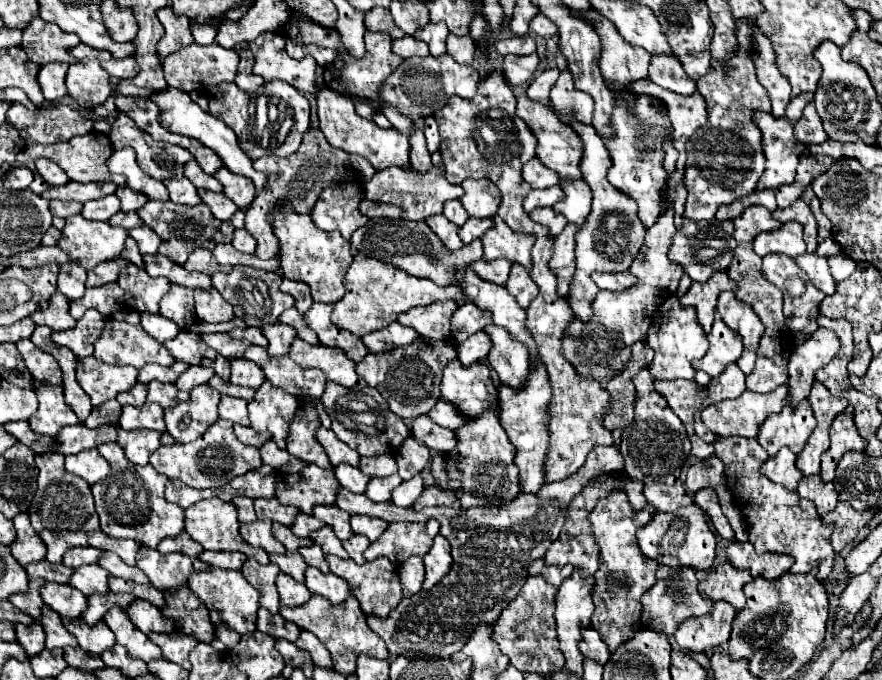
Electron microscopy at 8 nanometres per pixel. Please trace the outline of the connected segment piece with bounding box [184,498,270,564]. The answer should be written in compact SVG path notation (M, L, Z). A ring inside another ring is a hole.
M208 498L208 500L200 500L198 504L194 504L192 508L186 510L186 530L192 532L192 538L196 542L200 542L204 548L208 550L238 550L242 554L246 554L246 558L254 558L260 564L270 564L270 556L266 554L266 550L262 548L254 548L250 544L246 544L238 532L238 518L234 516L234 506L230 502L222 502L218 498Z

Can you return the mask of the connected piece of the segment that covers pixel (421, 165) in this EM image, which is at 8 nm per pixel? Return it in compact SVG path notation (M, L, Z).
M414 130L410 134L410 164L414 166L416 172L424 174L432 168L432 162L430 162L430 152L426 148L426 140L424 140L424 134L422 130Z

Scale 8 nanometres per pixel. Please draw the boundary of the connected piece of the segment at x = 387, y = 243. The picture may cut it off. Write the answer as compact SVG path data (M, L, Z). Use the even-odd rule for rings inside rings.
M378 218L370 220L366 226L358 228L352 238L350 238L352 248L366 256L374 256L382 262L394 264L412 276L420 278L430 278L438 286L450 286L454 280L458 280L458 274L462 274L462 268L472 264L474 260L482 258L482 242L474 240L466 244L460 250L446 250L438 236L428 228L426 222L408 222L408 220L388 220L388 218Z

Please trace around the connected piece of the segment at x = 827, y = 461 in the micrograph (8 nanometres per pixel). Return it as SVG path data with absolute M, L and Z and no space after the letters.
M844 410L834 418L830 426L830 448L822 454L822 470L820 470L822 480L826 482L834 480L838 460L848 450L866 450L866 438L860 436L852 412Z

